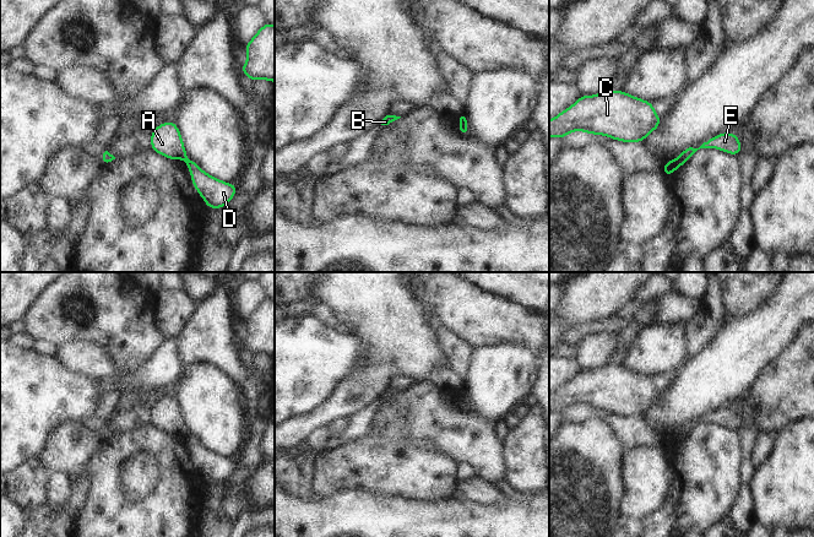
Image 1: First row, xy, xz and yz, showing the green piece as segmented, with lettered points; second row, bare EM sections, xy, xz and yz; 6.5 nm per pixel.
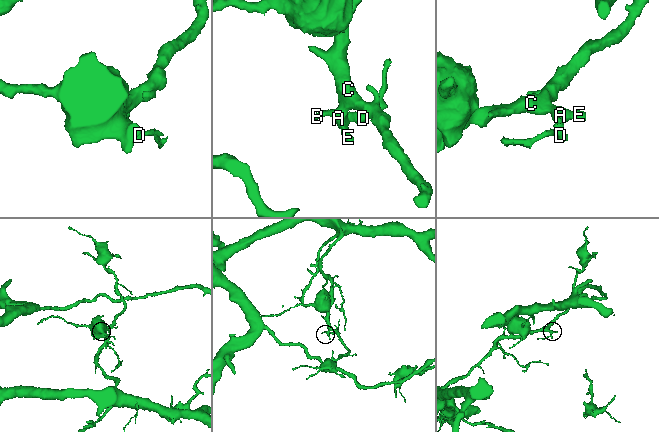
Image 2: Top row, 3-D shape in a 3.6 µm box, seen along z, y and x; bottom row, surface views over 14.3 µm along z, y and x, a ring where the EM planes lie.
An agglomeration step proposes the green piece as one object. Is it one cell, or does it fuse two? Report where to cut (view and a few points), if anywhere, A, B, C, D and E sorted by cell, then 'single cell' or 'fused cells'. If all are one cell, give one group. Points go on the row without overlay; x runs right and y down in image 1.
cut in yz along (678, 433), (685, 435); A B C E / D; fused cells

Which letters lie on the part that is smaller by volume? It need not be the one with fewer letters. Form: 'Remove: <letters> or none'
Remove: D

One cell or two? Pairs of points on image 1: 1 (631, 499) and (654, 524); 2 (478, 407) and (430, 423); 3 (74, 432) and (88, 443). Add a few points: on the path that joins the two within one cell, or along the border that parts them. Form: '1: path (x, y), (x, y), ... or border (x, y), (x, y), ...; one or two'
1: border (666, 495), (662, 504), (644, 519); two
2: border (470, 412), (494, 424); two
3: path (77, 435), (85, 443); one

